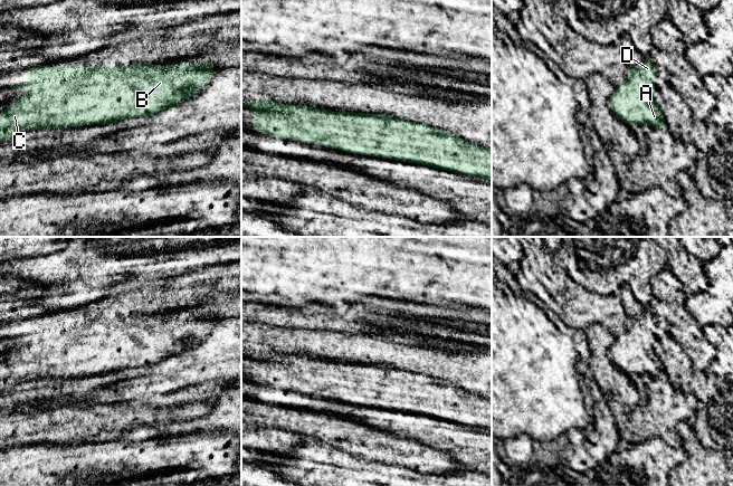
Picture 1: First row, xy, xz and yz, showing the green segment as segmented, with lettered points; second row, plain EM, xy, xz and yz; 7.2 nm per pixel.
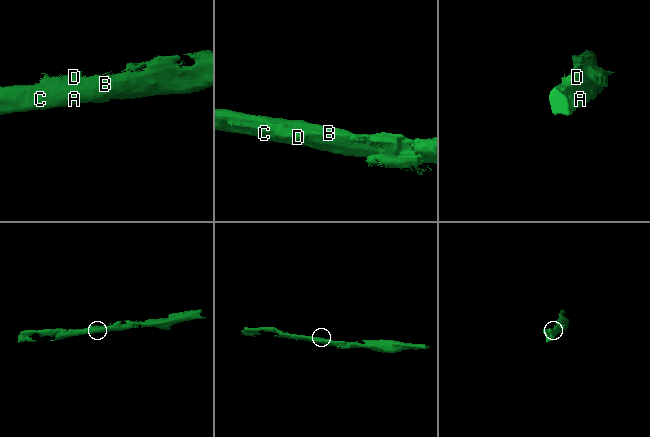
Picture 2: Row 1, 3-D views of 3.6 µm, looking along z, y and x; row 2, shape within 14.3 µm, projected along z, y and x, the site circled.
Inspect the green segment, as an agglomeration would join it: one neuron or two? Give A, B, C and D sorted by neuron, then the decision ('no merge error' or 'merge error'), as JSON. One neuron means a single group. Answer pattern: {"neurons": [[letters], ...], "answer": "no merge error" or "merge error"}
{"neurons": [["A", "B", "C", "D"]], "answer": "no merge error"}

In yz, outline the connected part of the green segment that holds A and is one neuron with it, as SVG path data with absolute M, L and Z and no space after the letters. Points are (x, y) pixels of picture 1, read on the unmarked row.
M645 308L639 318L629 318L628 330L610 346L609 358L629 377L648 373L664 380L667 377L664 364L653 347L657 341L653 330L659 325L656 316Z

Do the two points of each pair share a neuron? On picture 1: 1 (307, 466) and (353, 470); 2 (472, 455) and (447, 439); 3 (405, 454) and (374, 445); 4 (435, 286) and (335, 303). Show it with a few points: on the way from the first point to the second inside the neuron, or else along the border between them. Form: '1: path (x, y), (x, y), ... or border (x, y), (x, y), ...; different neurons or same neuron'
1: path (319, 467), (323, 470), (342, 470); same neuron
2: path (466, 449), (456, 439), (453, 439); same neuron
3: path (397, 450), (382, 447); same neuron
4: path (410, 284), (360, 284); same neuron

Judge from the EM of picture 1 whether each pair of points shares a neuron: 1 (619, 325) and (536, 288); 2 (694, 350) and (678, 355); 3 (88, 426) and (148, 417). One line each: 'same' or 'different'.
1: same
2: different
3: same

